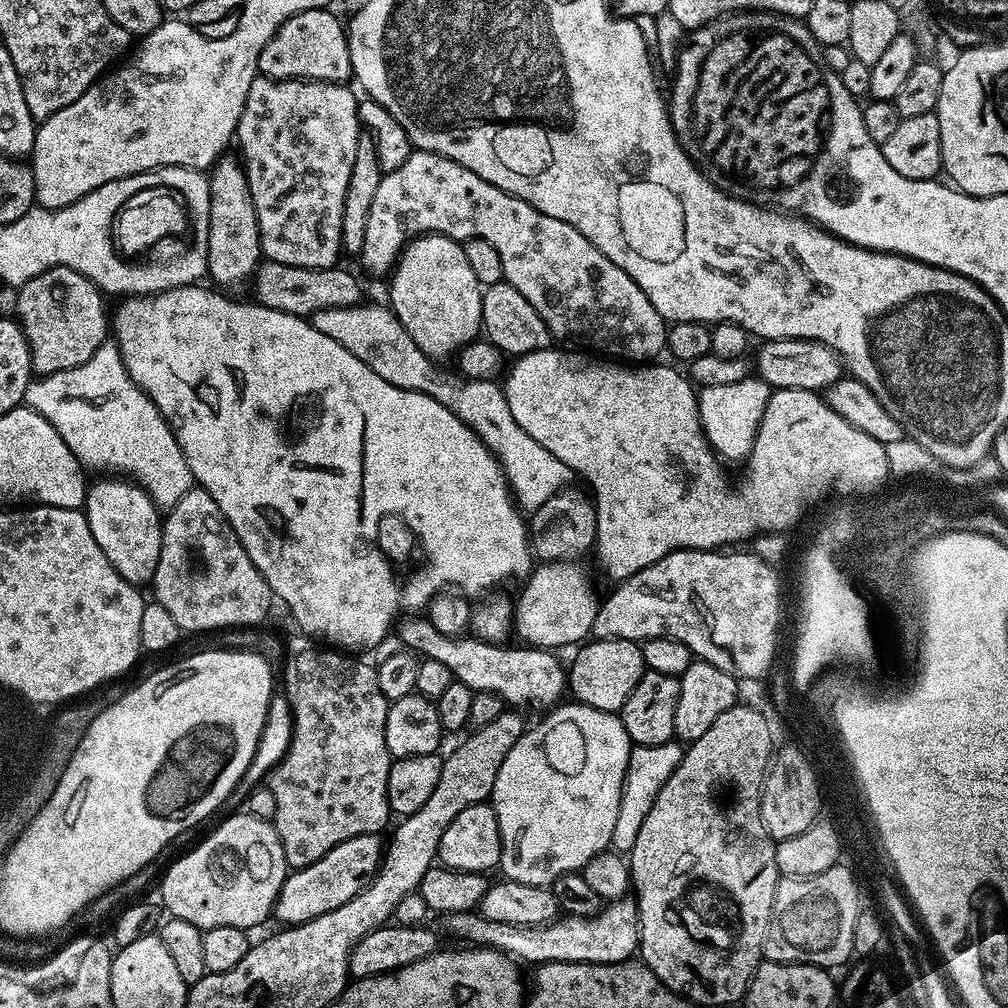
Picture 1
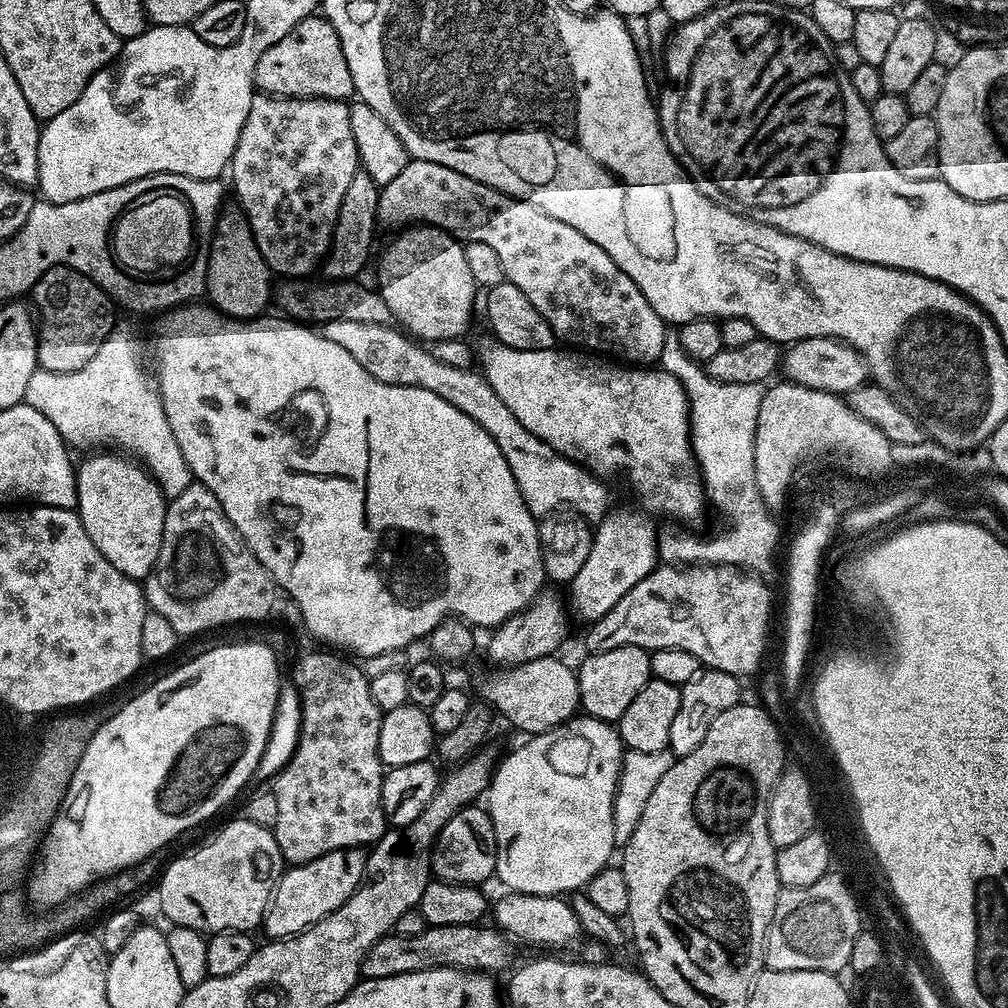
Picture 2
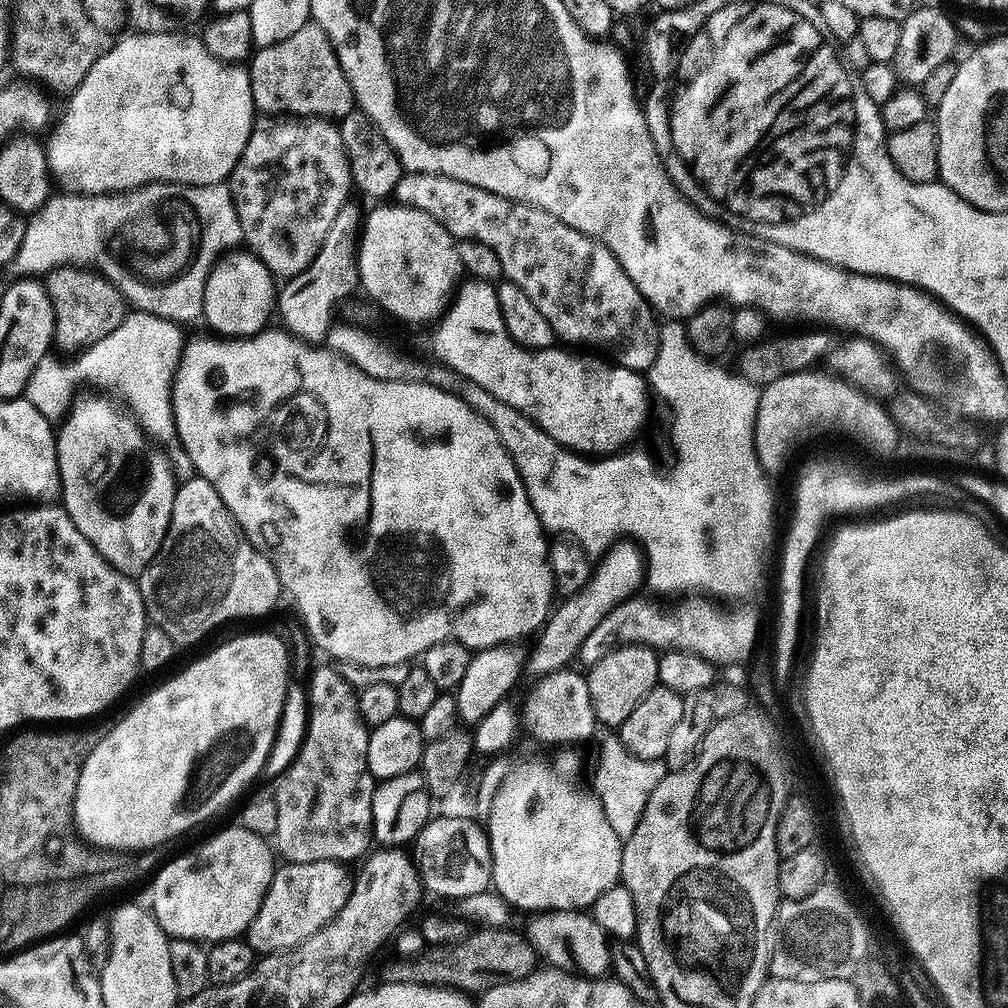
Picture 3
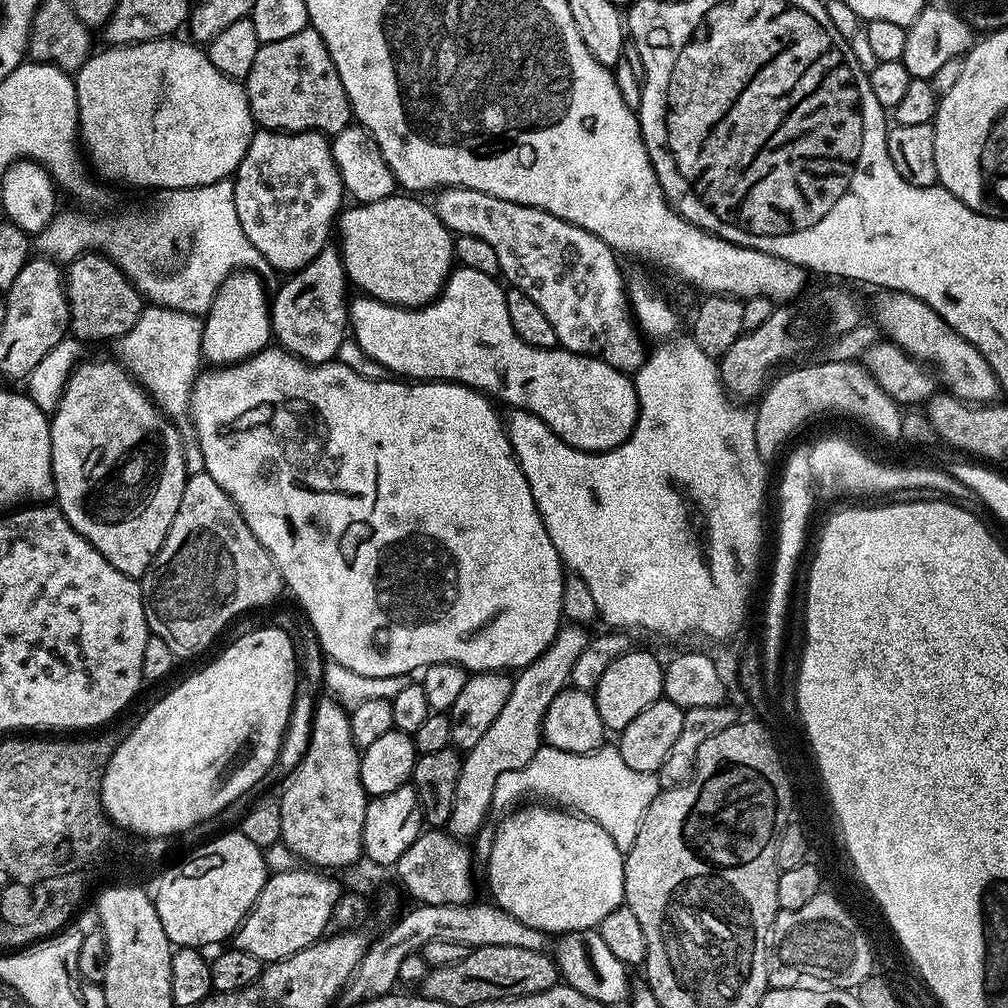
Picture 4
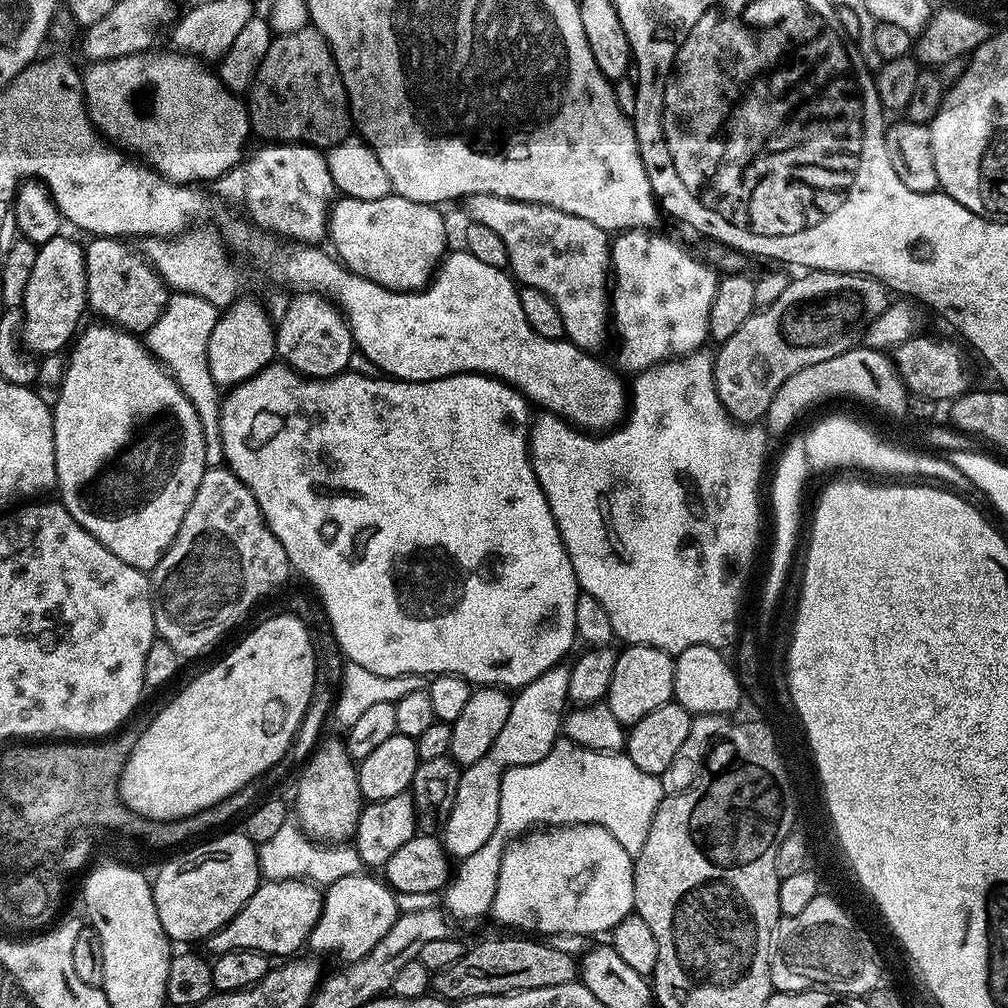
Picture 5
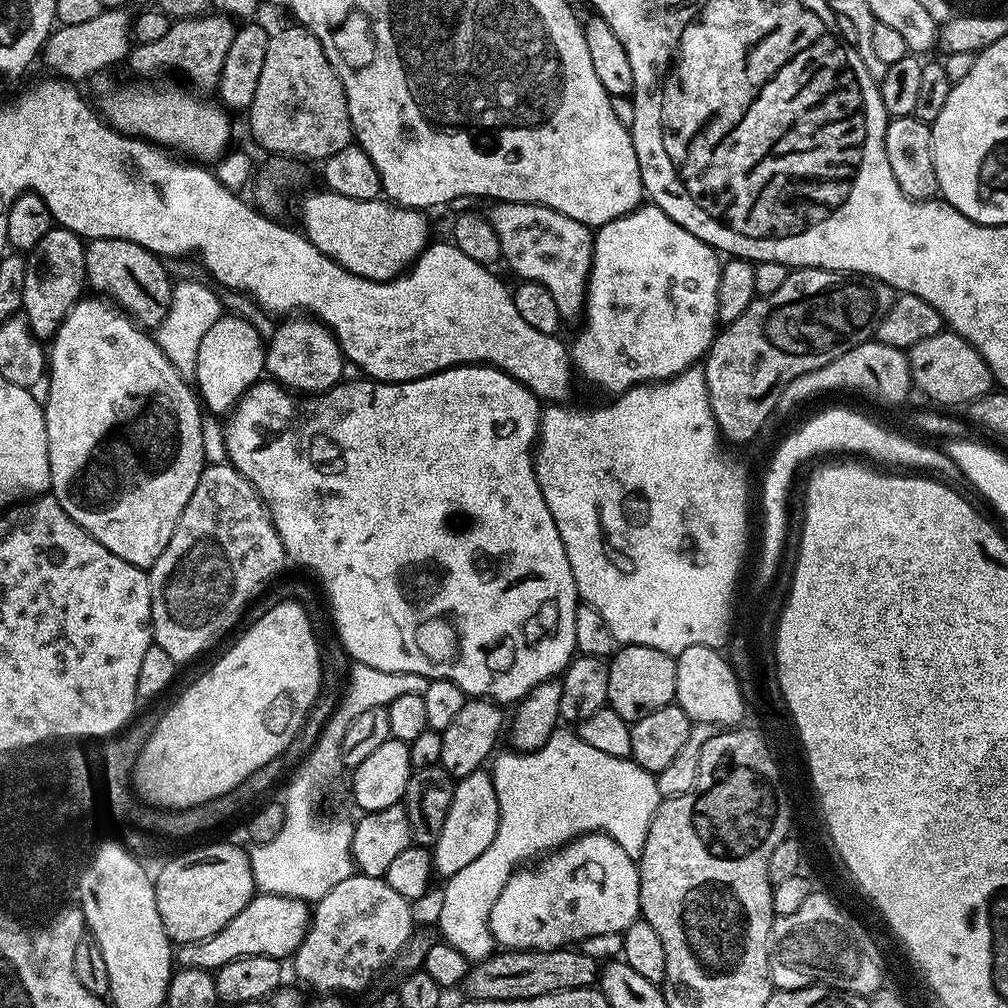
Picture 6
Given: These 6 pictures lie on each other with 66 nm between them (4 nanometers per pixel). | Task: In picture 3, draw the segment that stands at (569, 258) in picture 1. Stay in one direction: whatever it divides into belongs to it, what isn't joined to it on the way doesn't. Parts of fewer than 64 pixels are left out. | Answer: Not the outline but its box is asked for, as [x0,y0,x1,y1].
[394,173,660,373]

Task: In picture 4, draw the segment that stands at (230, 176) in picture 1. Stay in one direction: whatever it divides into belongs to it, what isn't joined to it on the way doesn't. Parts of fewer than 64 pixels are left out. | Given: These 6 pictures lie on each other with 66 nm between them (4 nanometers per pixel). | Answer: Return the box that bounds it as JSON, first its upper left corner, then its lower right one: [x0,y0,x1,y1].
[200,270,273,366]

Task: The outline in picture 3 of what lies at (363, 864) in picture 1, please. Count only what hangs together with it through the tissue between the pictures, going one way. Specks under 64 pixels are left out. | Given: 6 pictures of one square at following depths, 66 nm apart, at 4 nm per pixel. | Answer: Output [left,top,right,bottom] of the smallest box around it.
[246,860,353,954]

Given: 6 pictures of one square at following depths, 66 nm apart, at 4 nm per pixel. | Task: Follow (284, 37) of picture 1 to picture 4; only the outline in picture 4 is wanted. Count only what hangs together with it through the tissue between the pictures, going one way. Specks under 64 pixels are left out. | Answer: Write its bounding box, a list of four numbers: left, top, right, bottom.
[246,26,354,134]

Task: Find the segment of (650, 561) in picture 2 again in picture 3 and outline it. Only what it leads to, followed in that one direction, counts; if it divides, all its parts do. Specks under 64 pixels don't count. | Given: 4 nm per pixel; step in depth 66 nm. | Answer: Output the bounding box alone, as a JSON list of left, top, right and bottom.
[526,538,646,678]

